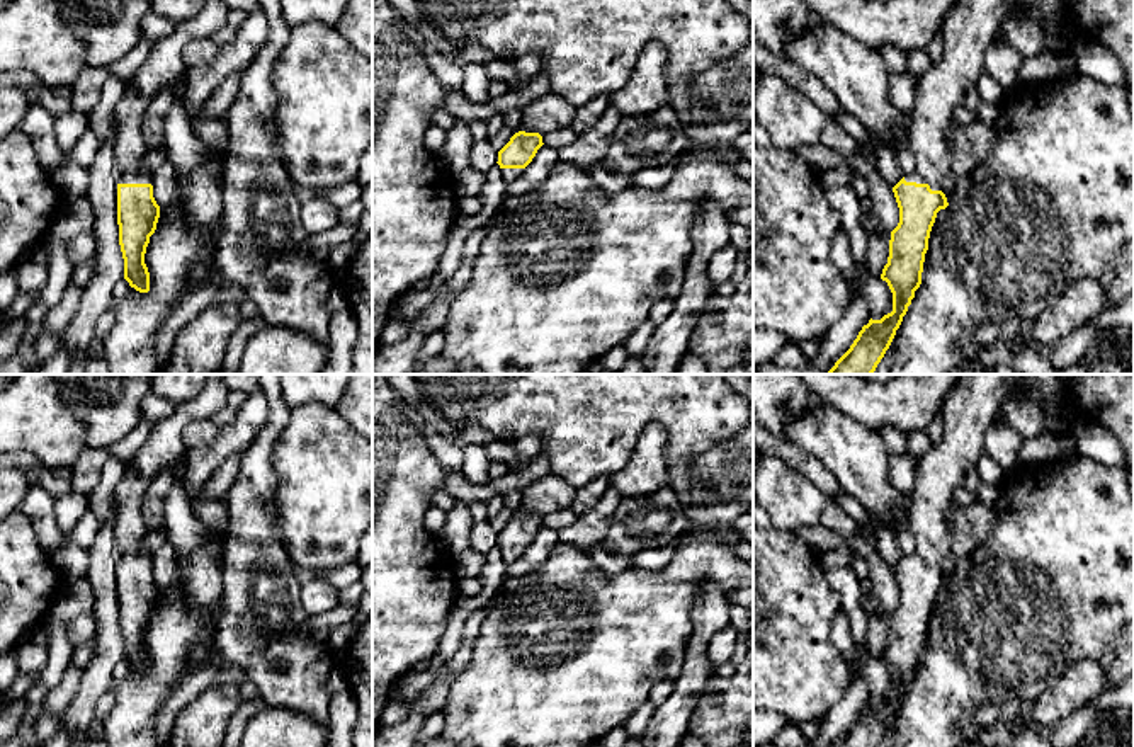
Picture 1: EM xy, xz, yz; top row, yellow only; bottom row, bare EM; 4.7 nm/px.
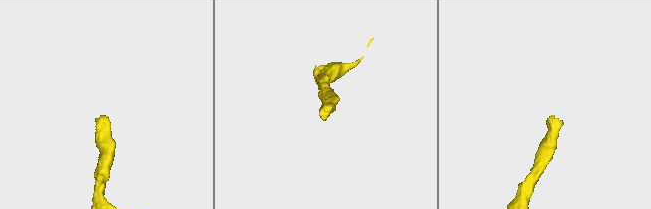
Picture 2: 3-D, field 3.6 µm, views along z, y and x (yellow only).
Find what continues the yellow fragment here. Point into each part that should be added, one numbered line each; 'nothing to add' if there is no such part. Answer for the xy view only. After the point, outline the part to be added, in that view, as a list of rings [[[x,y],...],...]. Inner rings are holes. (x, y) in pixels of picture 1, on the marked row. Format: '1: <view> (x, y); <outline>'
1: xy (130, 148); [[[129,80],[124,97],[116,105],[116,136],[114,157],[117,184],[151,184],[151,172],[143,165],[146,143],[141,134],[141,121],[146,111],[146,100]]]

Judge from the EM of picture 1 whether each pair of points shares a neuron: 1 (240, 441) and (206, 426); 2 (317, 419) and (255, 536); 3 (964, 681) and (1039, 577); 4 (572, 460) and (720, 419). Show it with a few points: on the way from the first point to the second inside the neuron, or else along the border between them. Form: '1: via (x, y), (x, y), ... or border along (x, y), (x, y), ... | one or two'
1: border along (220, 427), (211, 443), (186, 450) | two
2: border along (272, 458), (279, 536) | two
3: via (978, 655), (1031, 603) | one
4: via (609, 422), (621, 410), (682, 410) | one

